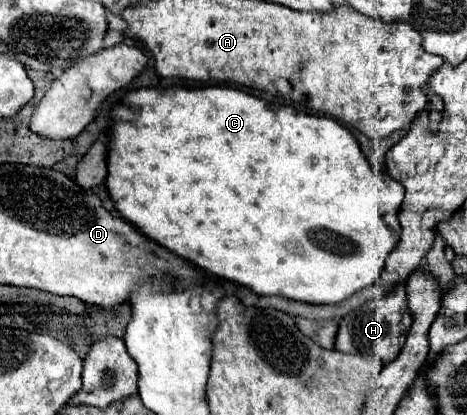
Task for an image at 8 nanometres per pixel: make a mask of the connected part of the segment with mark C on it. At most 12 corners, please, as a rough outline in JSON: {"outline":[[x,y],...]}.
{"outline":[[230,86],[112,108],[106,188],[260,296],[378,280],[404,187]]}

